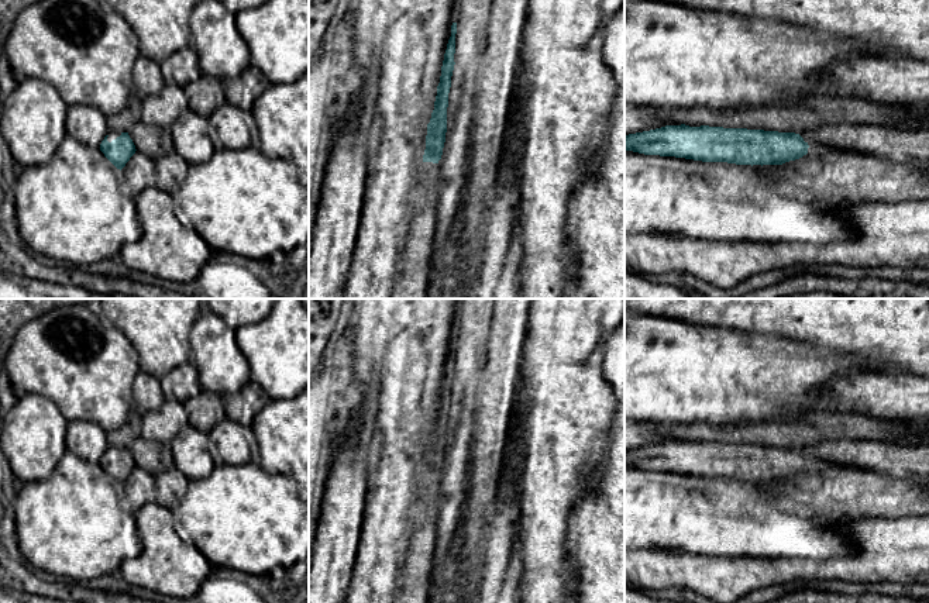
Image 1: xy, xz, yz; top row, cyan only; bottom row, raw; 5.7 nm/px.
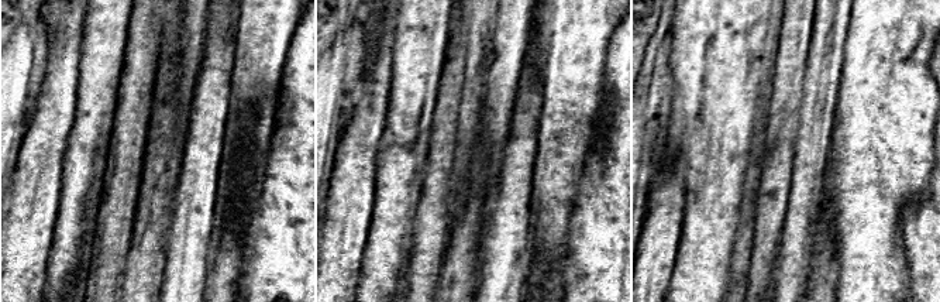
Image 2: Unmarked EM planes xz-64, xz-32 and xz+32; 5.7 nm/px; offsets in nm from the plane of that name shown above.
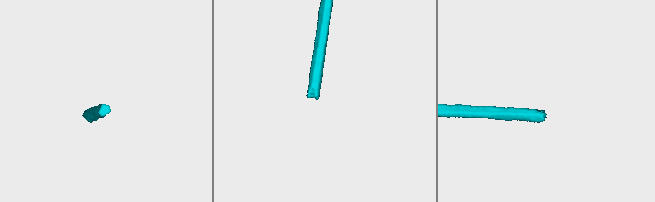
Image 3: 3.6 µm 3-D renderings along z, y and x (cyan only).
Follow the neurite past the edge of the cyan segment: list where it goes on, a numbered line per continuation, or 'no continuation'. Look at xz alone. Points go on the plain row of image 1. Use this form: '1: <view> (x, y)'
1: xz (417, 567)

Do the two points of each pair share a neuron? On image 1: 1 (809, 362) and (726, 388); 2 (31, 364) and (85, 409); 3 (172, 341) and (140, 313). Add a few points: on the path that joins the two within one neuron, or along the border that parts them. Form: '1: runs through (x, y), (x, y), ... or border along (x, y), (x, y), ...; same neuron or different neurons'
1: runs through (788, 376), (747, 376); same neuron
2: runs through (44, 368), (72, 396); same neuron
3: runs through (164, 333), (148, 317); same neuron

